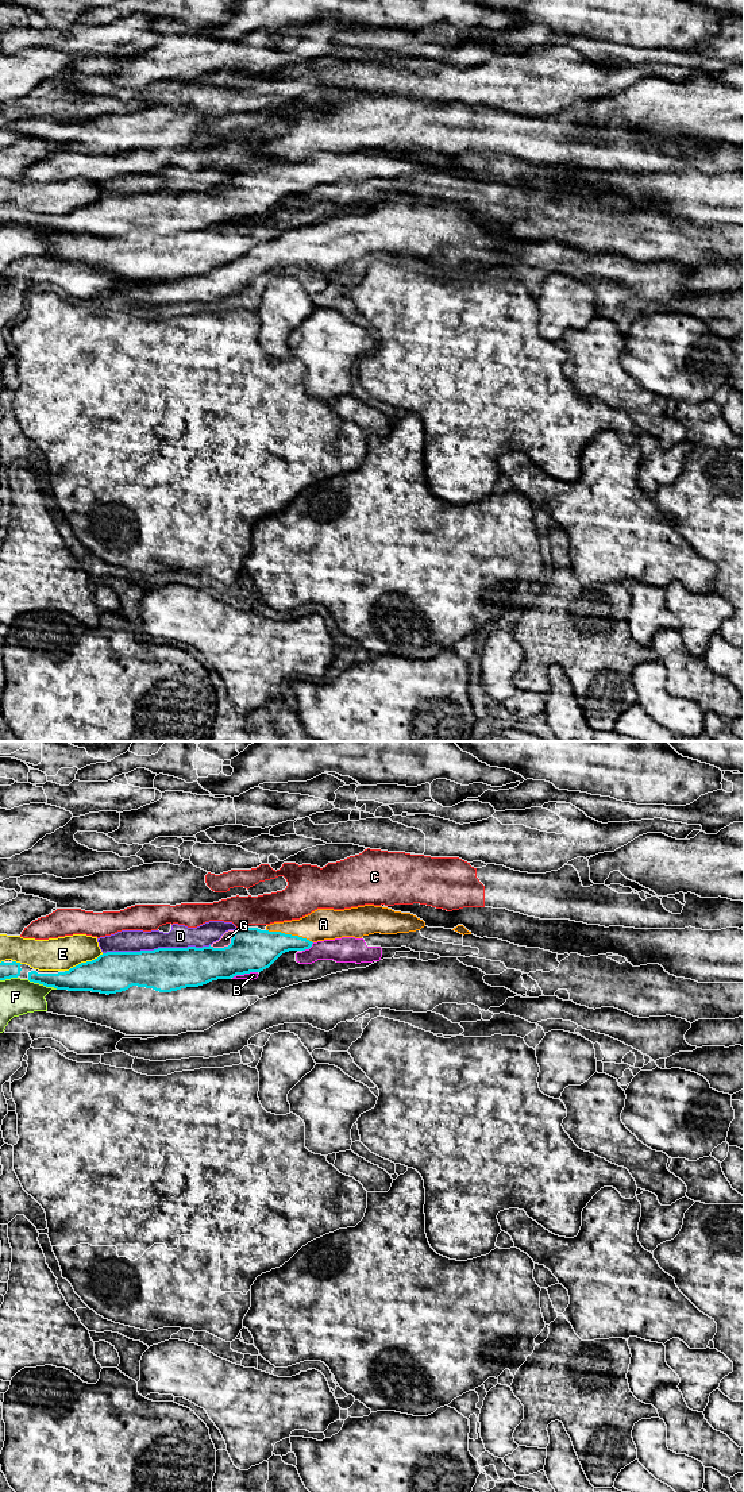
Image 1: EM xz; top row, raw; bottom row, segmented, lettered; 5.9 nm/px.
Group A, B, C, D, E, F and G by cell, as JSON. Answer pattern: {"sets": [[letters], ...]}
{"sets": [["A"], ["B"], ["C"], ["D"], ["E"], ["F"], ["G"]]}

